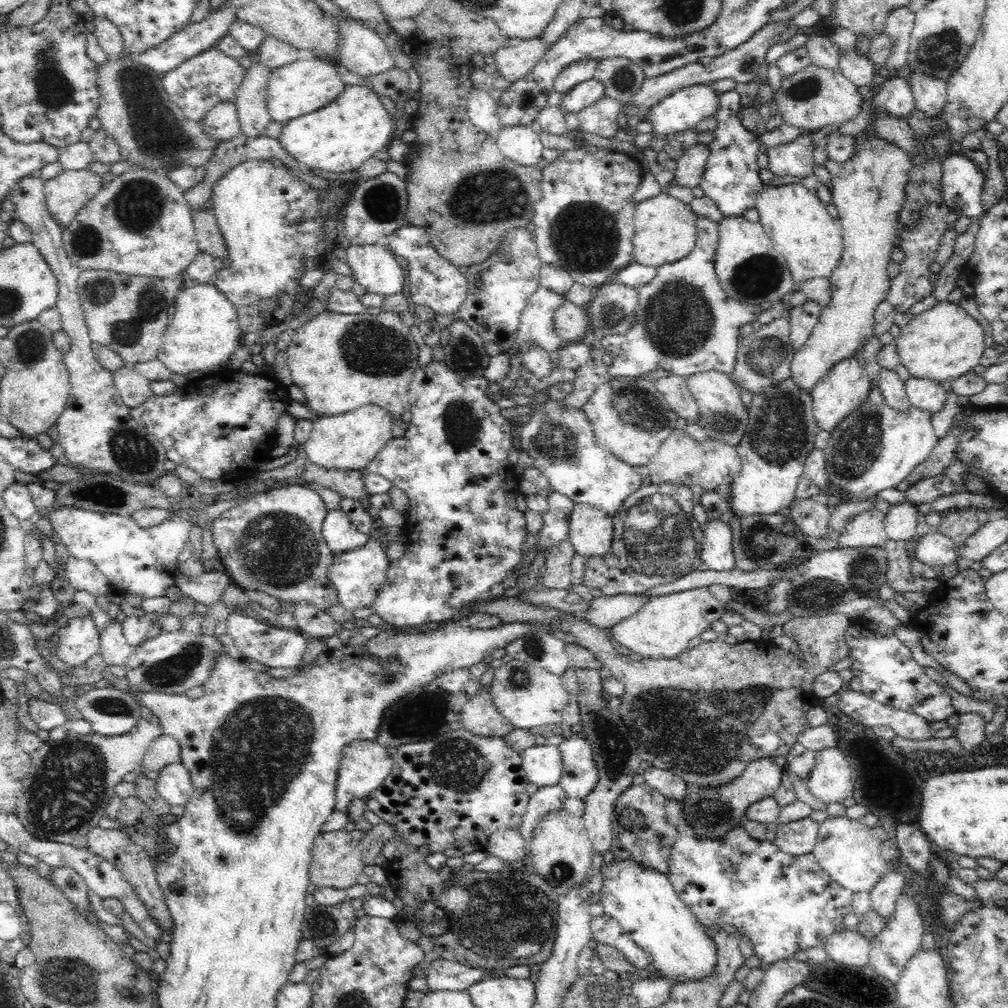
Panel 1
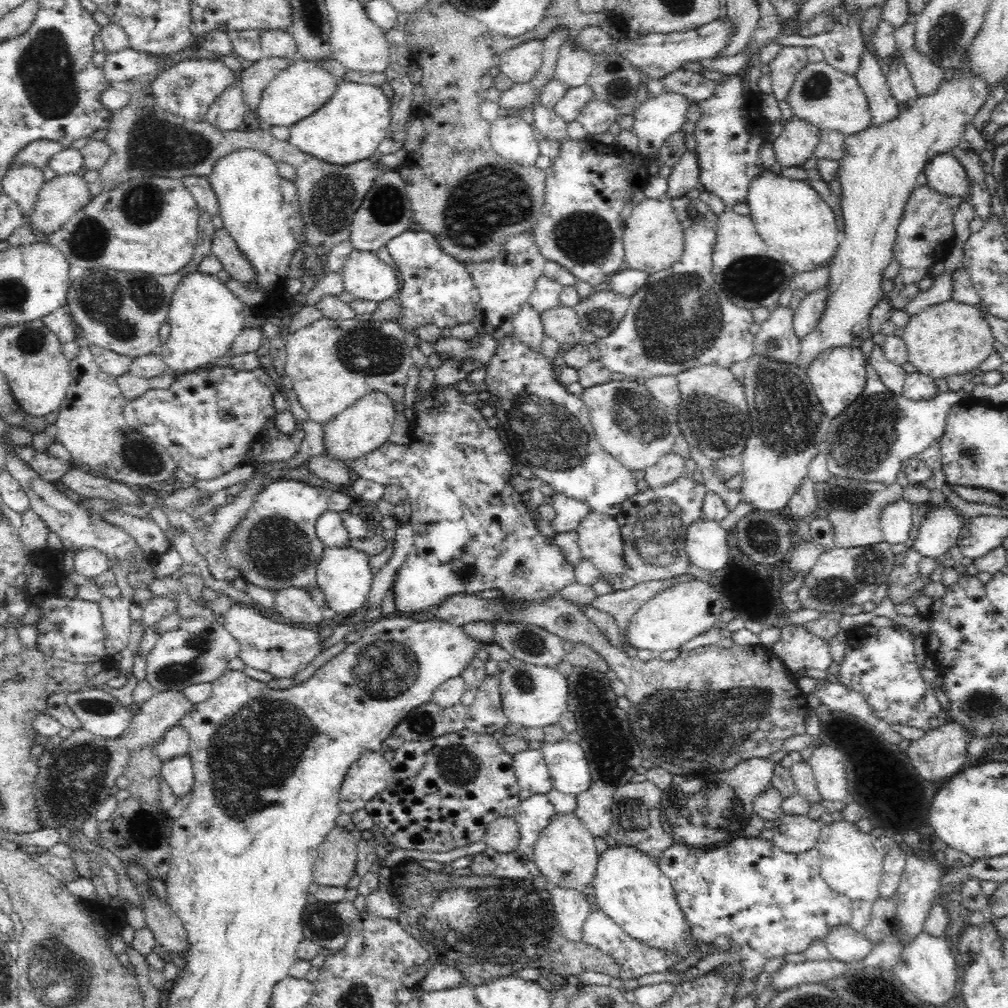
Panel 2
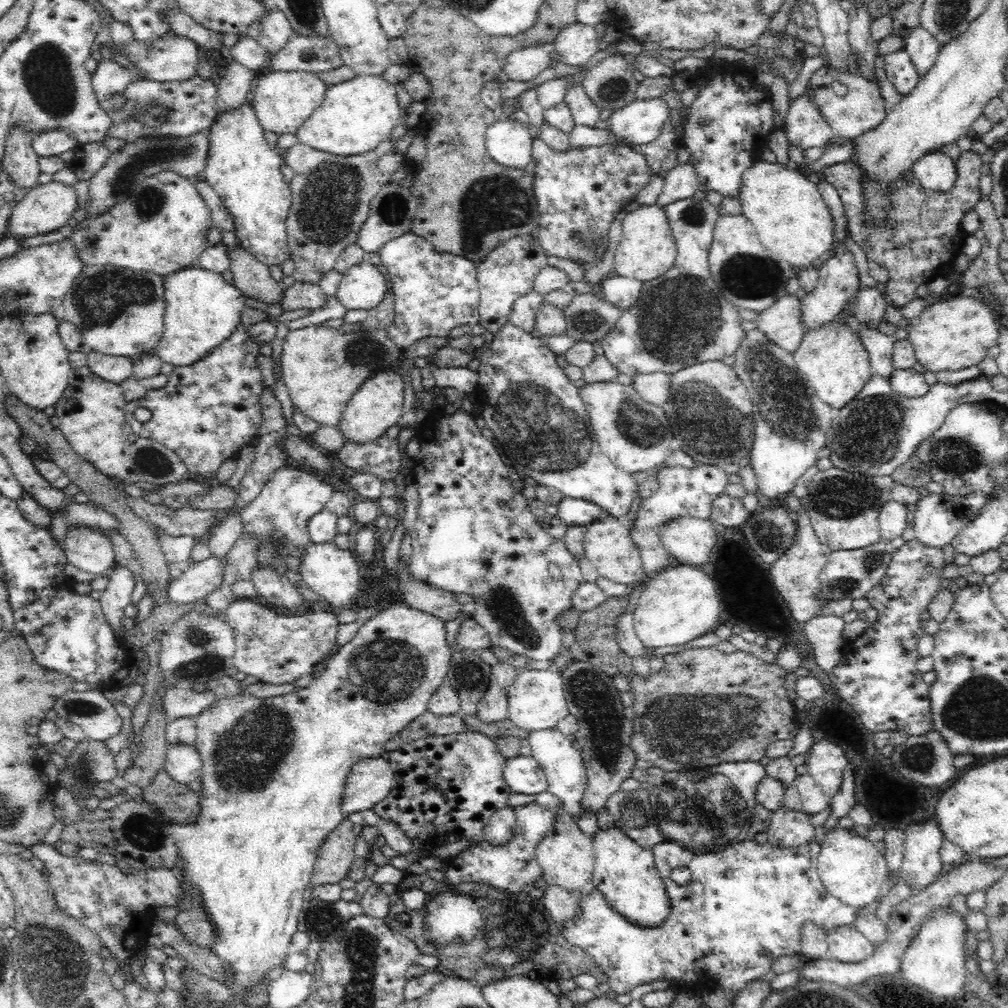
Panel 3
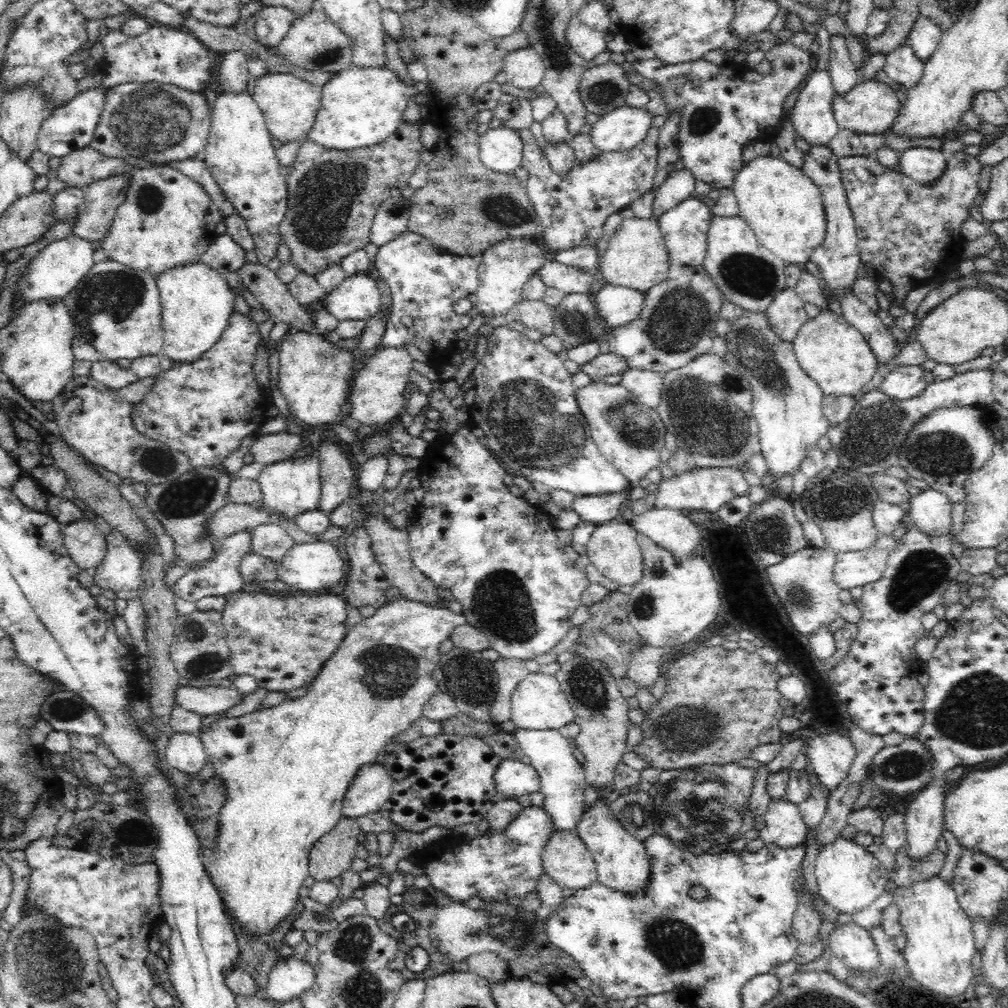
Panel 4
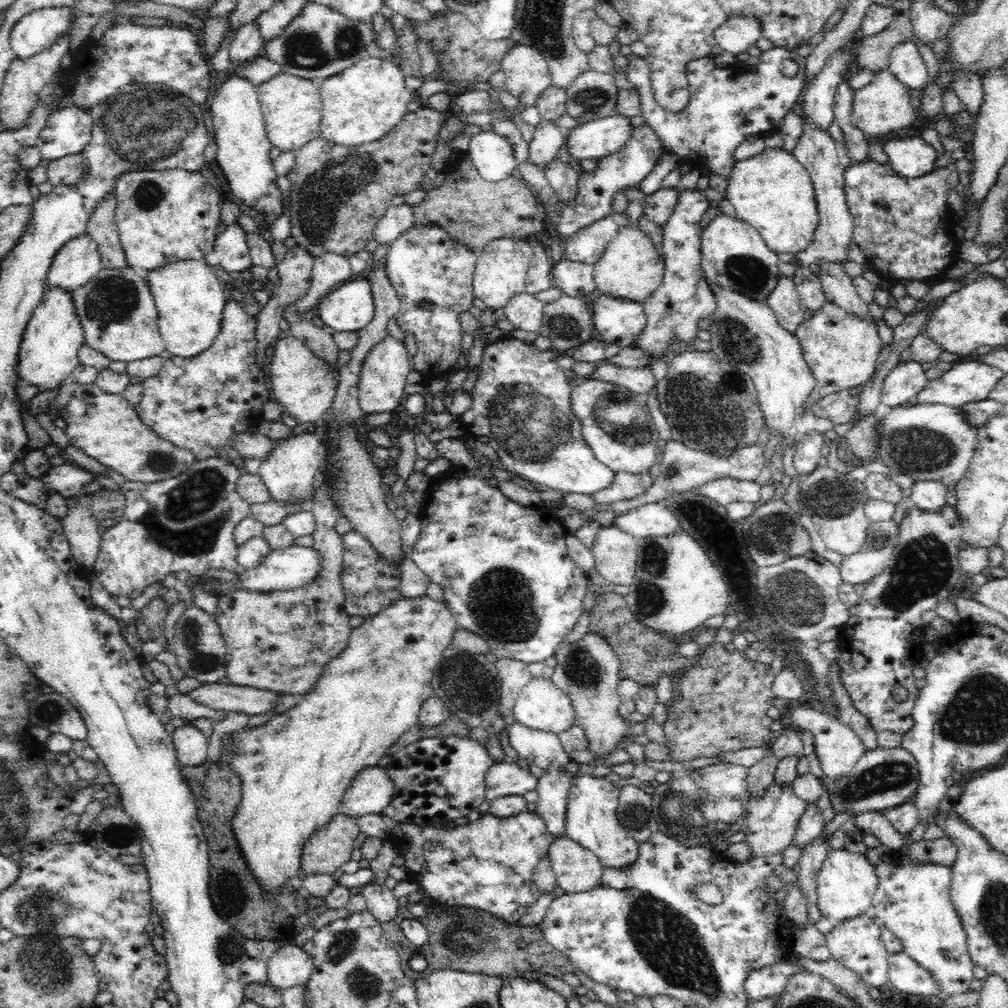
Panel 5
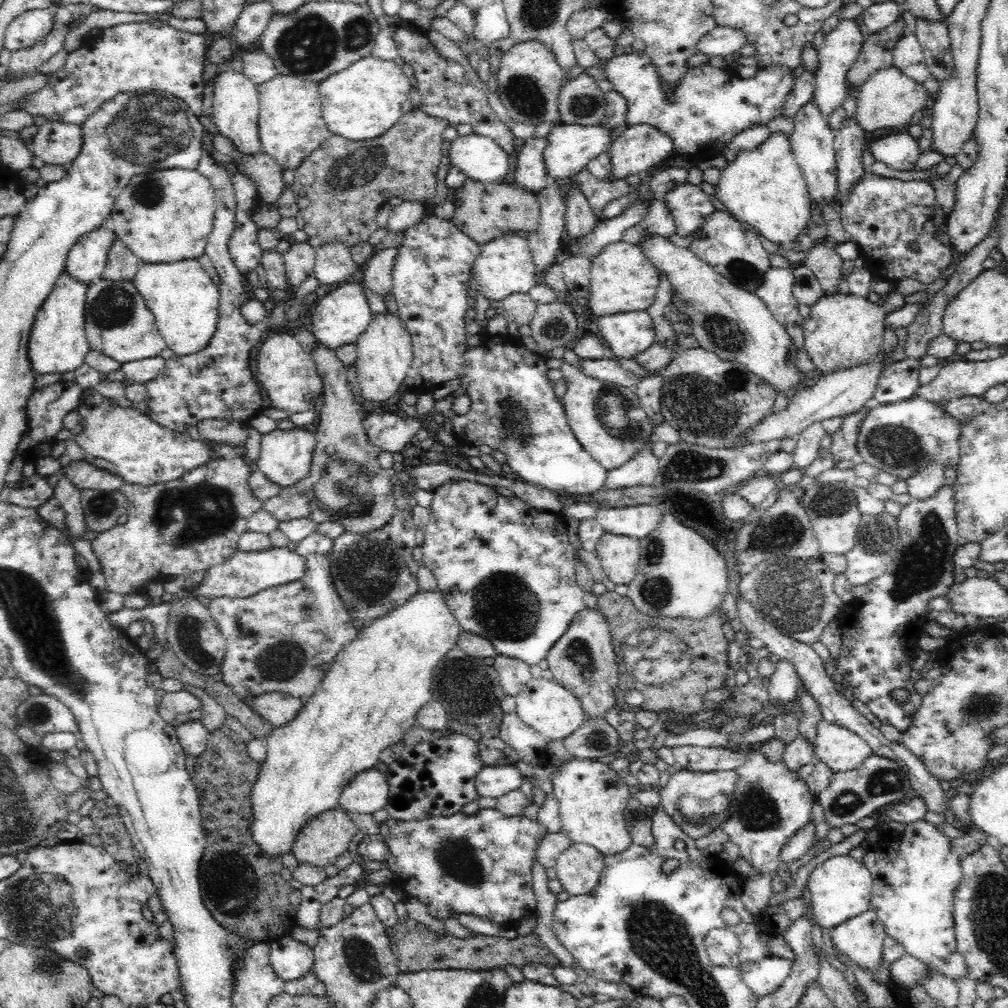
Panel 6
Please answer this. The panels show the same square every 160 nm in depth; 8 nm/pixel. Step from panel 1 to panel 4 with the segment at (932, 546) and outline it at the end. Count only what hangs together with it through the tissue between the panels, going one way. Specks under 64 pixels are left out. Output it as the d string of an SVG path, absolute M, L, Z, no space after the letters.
M930 487L910 498L908 513L913 525L924 535L947 536L952 528L952 504L946 493Z

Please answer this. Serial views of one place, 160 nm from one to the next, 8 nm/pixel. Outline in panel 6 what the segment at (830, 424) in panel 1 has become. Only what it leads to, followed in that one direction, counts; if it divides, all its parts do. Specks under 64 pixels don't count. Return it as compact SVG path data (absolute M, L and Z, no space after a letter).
M851 293L824 295L811 306L811 312L803 322L802 348L808 353L820 374L832 374L844 368L854 368L874 360L884 338L884 318L887 312L880 302L872 303Z

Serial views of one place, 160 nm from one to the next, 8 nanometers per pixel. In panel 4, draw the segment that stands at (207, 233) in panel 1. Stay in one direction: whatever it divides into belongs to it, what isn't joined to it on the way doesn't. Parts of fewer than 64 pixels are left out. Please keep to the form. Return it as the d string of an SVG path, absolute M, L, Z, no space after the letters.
M247 260L237 273L242 289L252 292L275 322L285 322L290 331L318 333L314 328L313 309L302 306L275 271Z

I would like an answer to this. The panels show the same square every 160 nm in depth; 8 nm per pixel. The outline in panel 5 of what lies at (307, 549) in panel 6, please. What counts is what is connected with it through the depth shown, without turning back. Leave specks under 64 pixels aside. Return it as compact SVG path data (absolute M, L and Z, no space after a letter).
M327 480L313 494L311 512L315 516L314 548L322 555L320 574L300 588L258 592L235 590L220 594L214 616L226 645L226 676L234 686L258 688L278 694L302 697L316 686L324 667L338 656L353 629L344 608L341 585L344 546L334 529L340 509L332 499Z

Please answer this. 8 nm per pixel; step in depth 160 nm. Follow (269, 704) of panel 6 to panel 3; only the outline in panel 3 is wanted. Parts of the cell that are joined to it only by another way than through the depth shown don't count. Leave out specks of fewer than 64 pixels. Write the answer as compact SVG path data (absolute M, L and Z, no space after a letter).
M170 687L161 700L166 718L171 721L180 717L195 717L215 705L214 693L195 692L191 688Z

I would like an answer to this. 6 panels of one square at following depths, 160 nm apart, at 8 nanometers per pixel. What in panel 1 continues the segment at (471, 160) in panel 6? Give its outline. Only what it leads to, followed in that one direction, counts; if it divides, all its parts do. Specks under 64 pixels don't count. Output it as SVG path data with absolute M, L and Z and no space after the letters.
M502 126L496 139L502 154L514 163L536 167L542 160L545 148L531 126Z

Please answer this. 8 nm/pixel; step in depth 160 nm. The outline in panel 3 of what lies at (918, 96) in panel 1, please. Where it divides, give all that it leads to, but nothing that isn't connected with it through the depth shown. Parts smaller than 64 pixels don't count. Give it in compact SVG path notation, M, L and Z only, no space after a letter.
M921 26L915 27L905 38L904 50L909 54L916 71L922 77L937 62L940 43Z

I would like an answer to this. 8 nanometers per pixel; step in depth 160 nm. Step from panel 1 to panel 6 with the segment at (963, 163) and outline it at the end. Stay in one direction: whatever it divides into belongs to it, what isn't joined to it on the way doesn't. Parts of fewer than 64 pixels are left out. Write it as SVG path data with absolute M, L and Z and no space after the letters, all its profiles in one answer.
M906 130L872 141L868 148L875 160L886 163L894 170L913 170L921 154L916 138Z

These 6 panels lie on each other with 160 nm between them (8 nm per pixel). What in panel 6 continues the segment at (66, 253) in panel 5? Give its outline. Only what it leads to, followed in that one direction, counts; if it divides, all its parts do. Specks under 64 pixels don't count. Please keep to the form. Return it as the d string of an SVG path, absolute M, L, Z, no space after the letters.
M102 227L85 234L68 252L65 272L86 284L100 278L114 239L115 232Z

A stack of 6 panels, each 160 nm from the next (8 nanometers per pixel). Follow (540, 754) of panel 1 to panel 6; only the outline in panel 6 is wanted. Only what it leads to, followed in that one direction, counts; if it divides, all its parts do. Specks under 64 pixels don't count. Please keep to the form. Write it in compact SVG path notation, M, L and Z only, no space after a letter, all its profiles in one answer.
M516 765L484 766L476 775L476 790L480 796L499 799L511 790L518 790L524 778Z

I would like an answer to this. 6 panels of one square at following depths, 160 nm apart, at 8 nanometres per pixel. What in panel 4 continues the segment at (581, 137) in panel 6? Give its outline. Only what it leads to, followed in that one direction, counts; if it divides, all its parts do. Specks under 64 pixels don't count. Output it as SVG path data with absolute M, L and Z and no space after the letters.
M624 105L612 109L592 124L592 145L598 152L618 152L634 148L652 128L652 117L645 108Z

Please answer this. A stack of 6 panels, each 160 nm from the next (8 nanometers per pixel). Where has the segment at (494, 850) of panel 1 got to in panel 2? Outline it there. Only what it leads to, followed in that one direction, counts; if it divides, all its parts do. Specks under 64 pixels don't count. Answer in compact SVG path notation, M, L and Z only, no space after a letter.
M500 816L492 820L485 830L483 841L496 852L514 852L519 845L519 828L515 817Z

